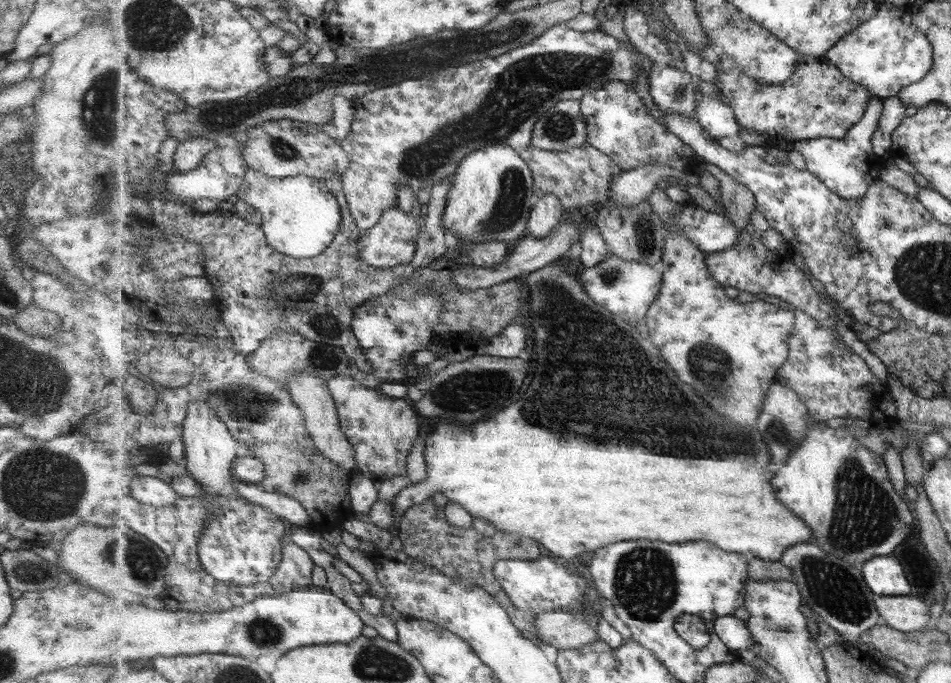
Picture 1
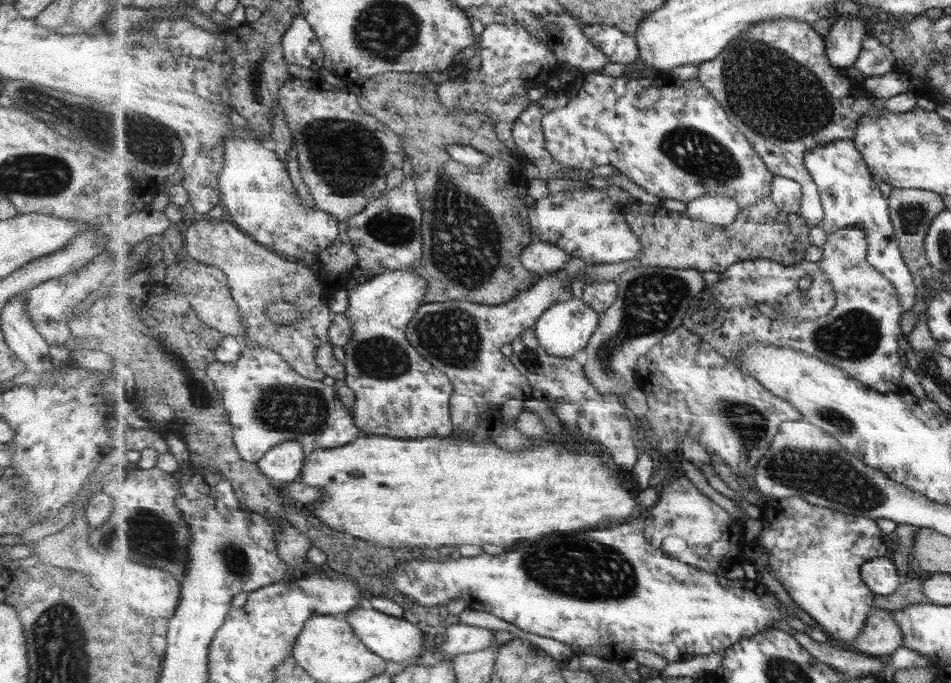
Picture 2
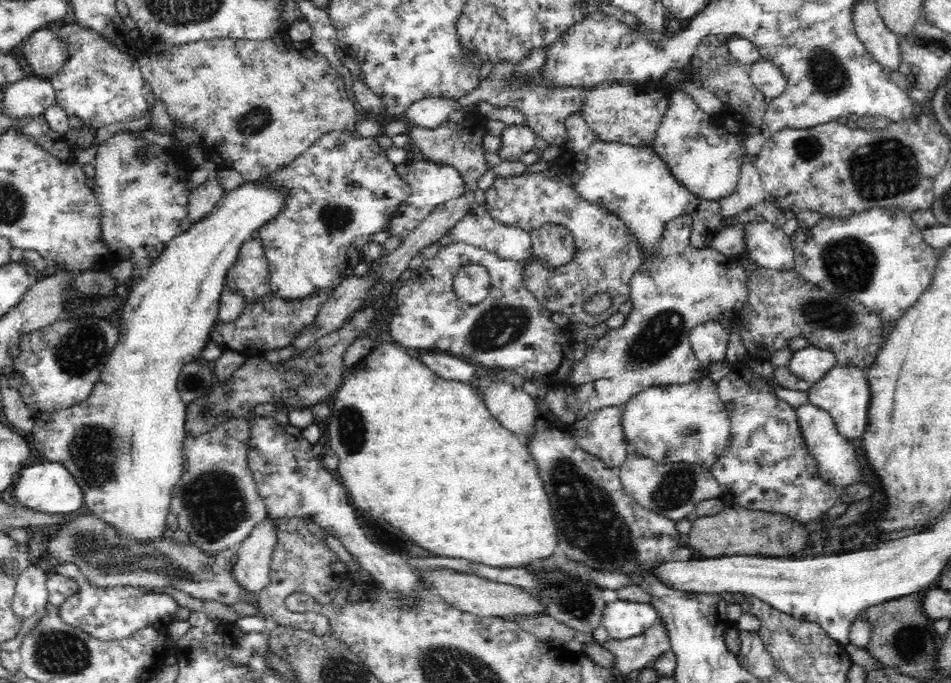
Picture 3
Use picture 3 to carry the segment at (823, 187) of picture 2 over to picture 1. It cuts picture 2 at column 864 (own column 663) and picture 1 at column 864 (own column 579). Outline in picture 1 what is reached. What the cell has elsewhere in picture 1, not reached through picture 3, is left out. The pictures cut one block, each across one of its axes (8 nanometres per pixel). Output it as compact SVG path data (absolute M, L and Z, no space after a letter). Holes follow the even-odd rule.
M873 95L863 120L849 129L845 138L796 140L793 144L793 149L801 152L804 157L806 168L813 171L813 174L816 174L831 190L836 191L841 198L851 200L865 197L873 182L882 180L881 173L888 161L875 154L872 138L883 112L883 101L885 98Z

